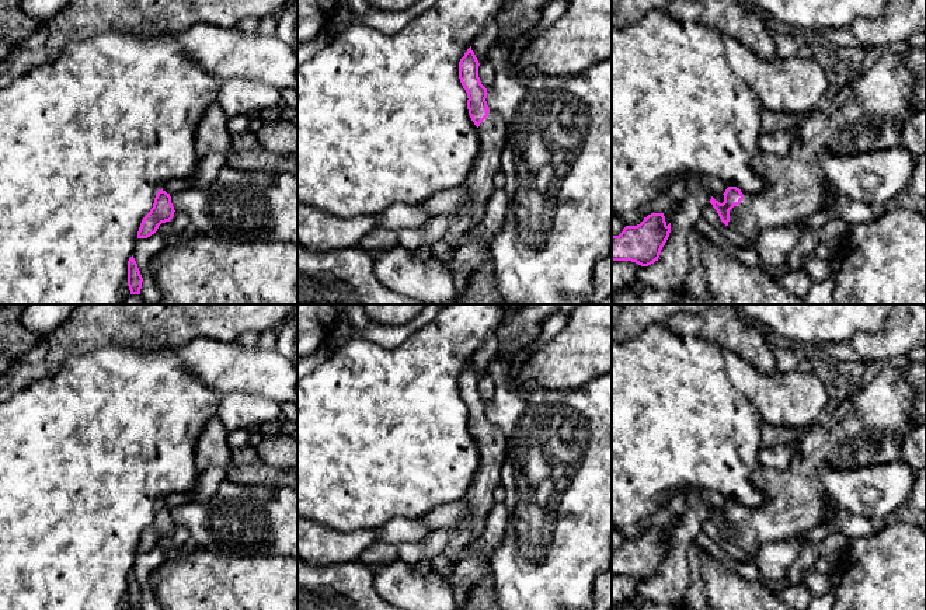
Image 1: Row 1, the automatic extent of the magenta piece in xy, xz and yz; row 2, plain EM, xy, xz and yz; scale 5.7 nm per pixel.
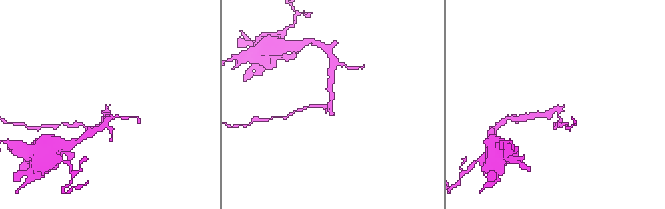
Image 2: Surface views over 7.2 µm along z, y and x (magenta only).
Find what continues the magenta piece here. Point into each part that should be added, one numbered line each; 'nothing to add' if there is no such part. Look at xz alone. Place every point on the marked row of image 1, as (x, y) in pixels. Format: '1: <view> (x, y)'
1: xz (493, 131)

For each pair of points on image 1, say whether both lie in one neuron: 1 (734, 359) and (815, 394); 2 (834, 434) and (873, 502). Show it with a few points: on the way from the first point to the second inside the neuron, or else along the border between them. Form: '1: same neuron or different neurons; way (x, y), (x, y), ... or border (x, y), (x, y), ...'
1: same neuron; way (752, 380), (769, 394), (794, 394)
2: different neurons; border (887, 463), (855, 469), (822, 466)

